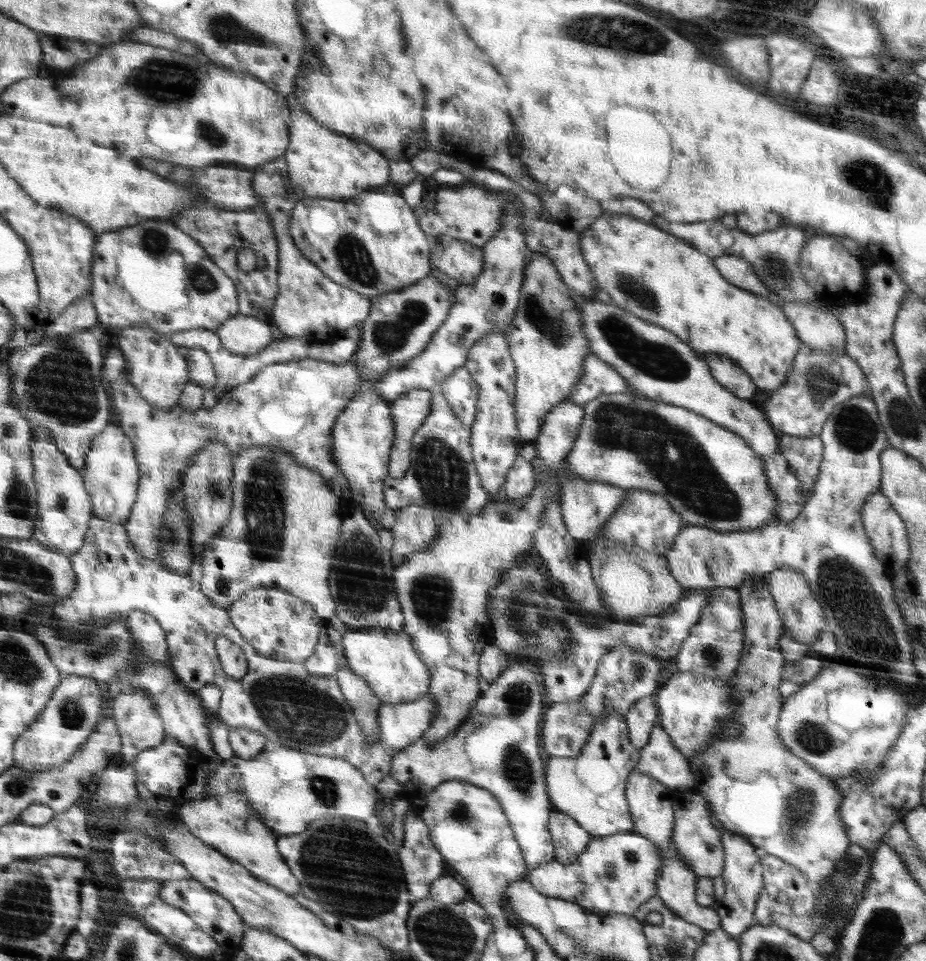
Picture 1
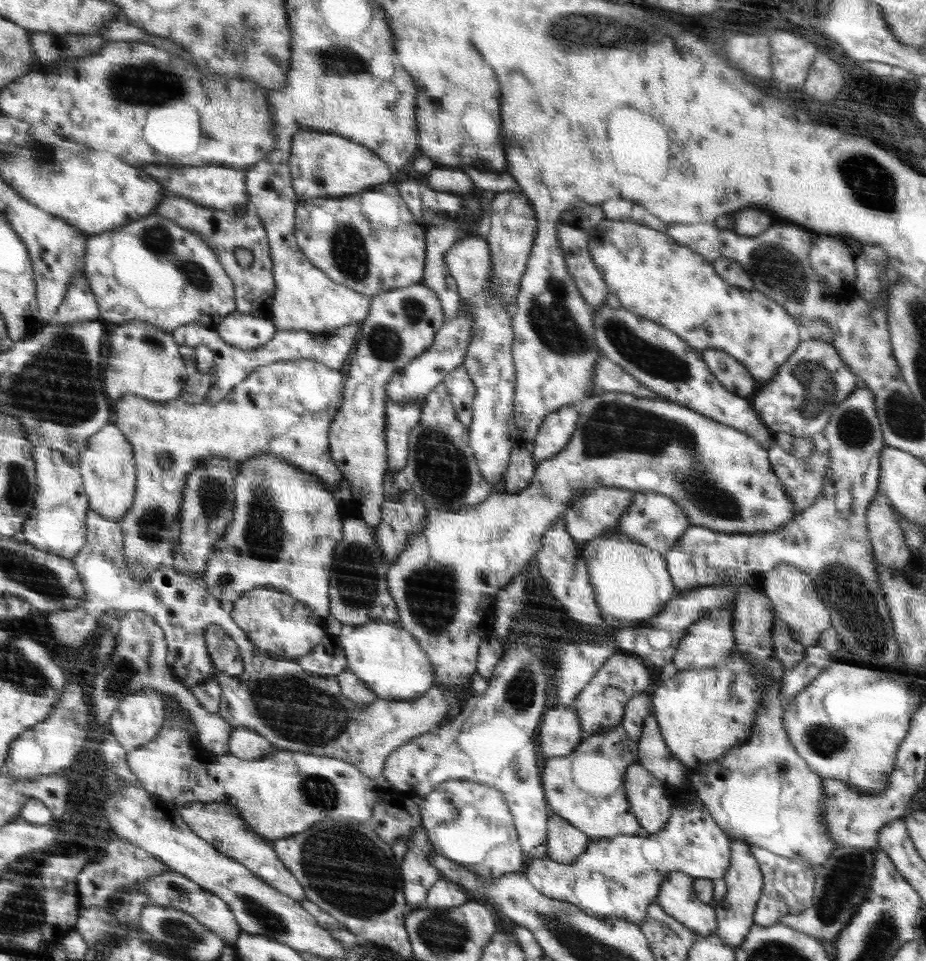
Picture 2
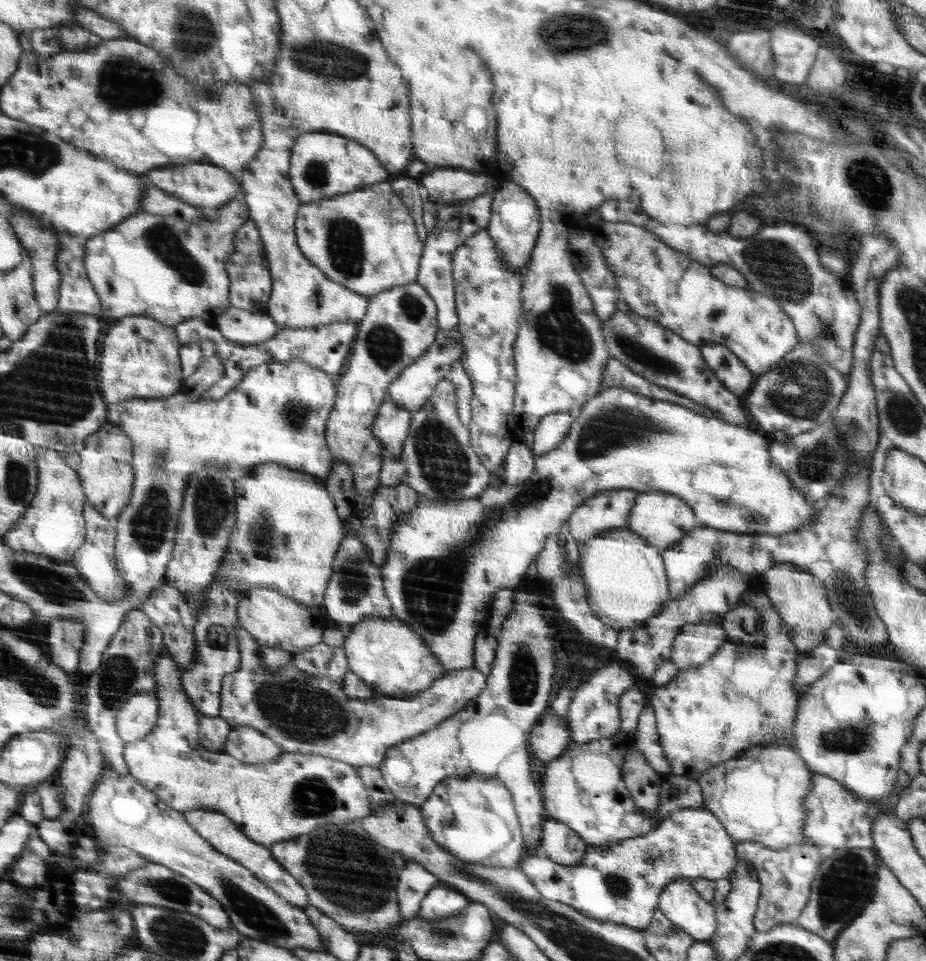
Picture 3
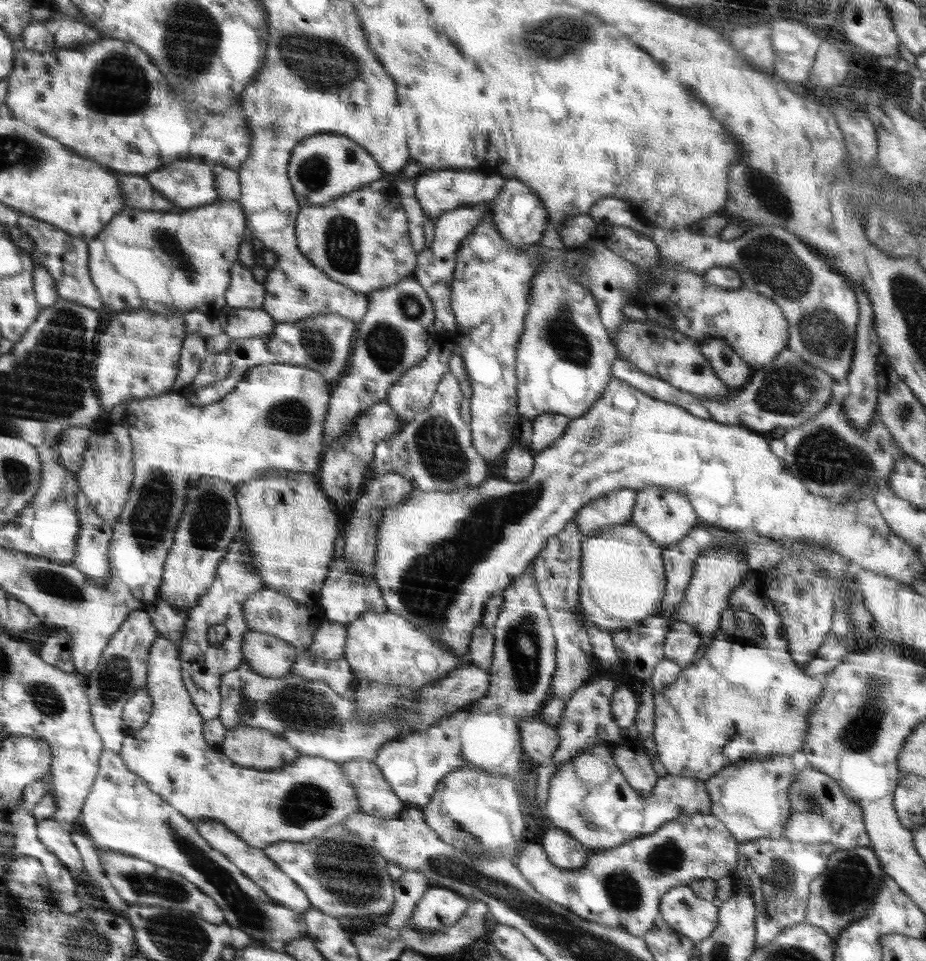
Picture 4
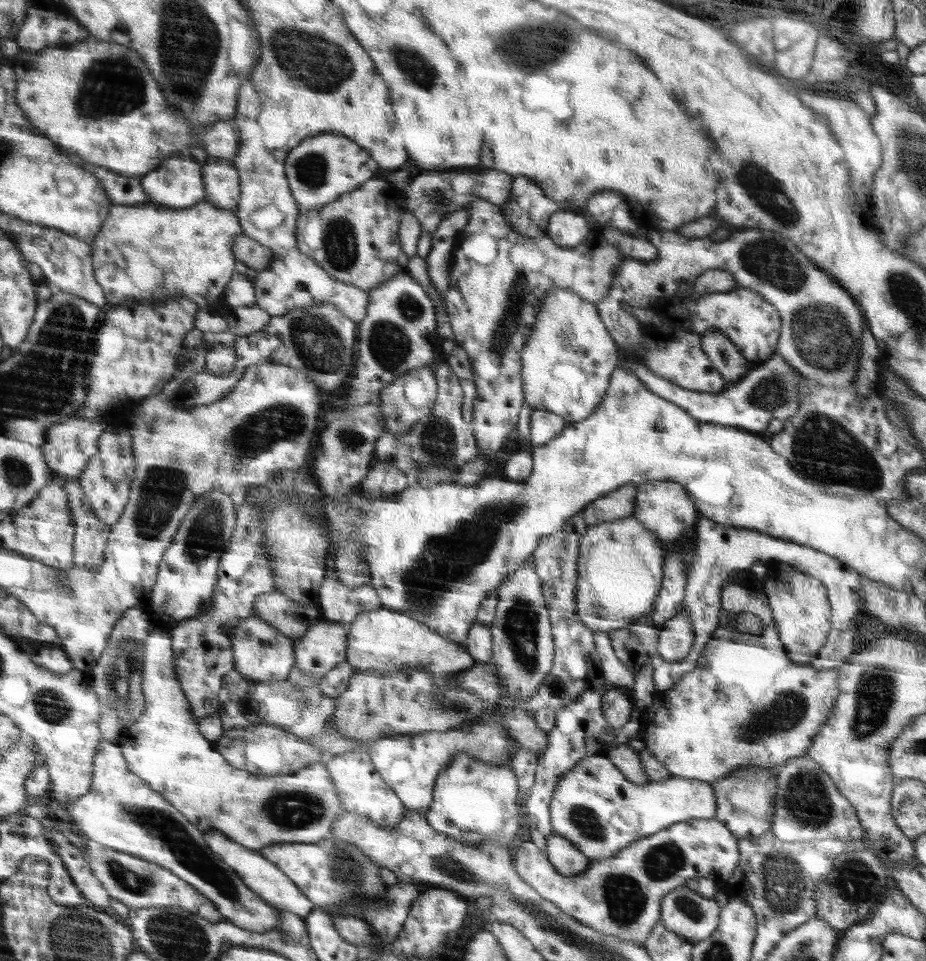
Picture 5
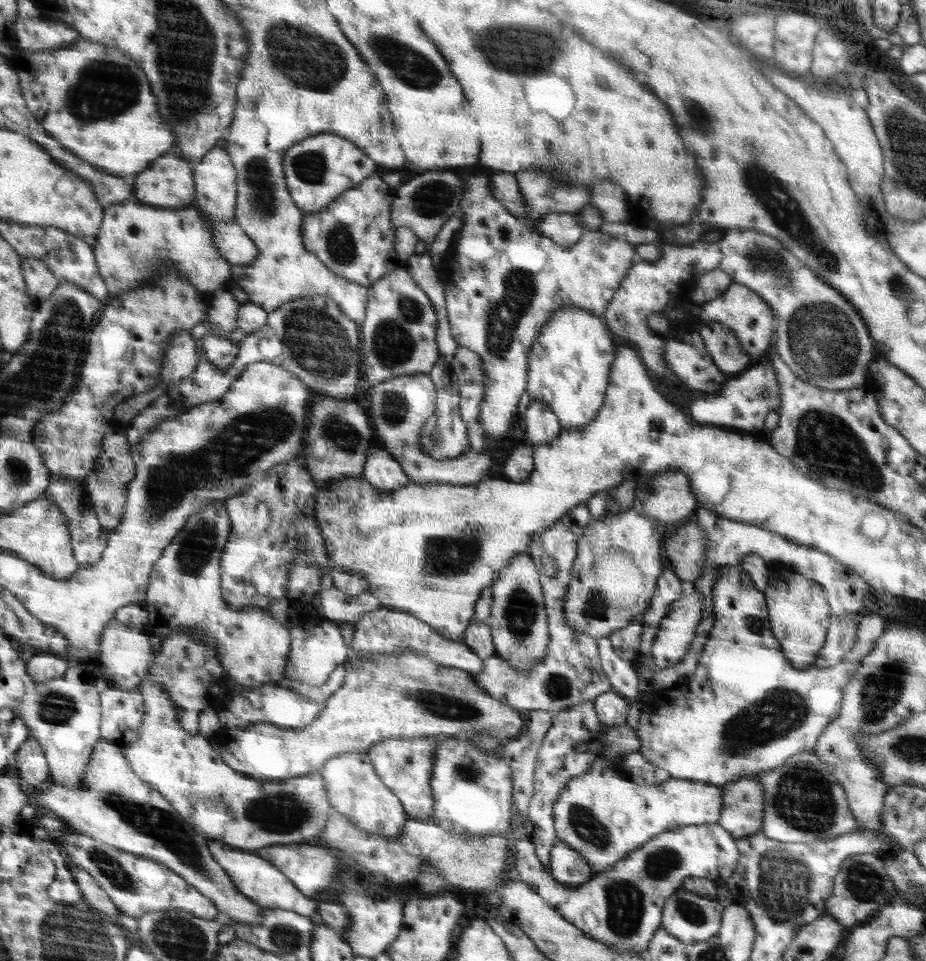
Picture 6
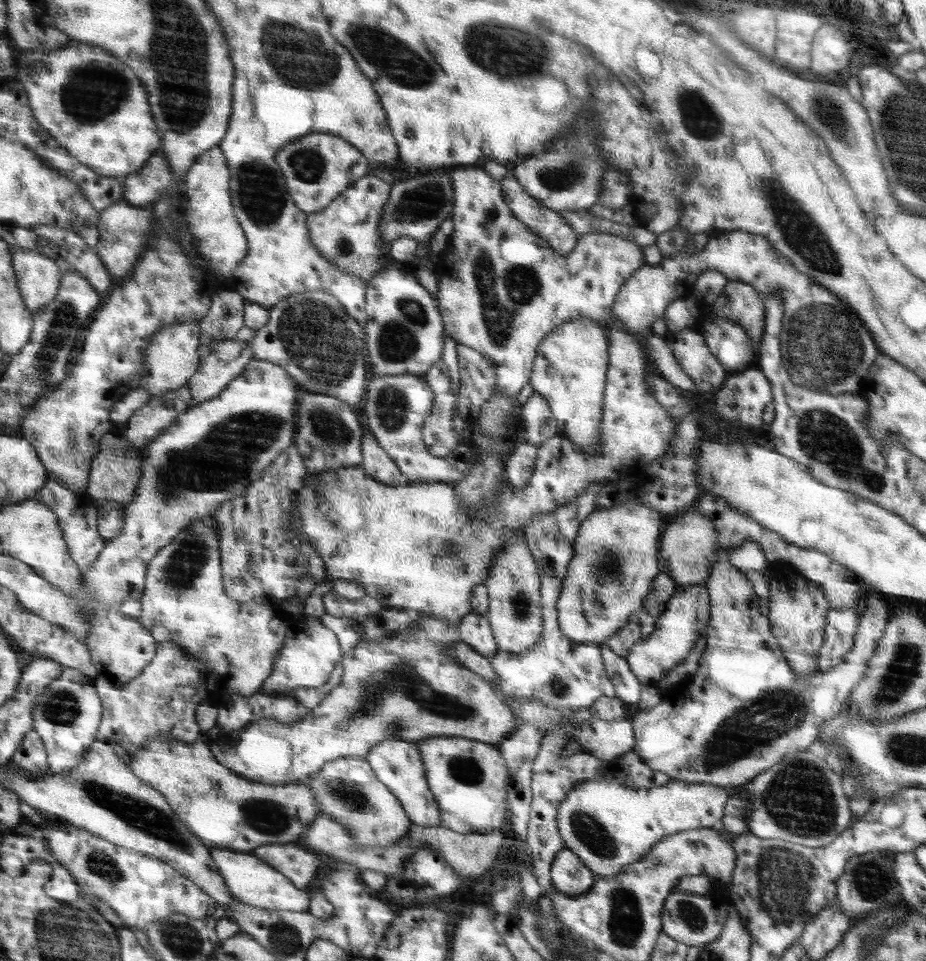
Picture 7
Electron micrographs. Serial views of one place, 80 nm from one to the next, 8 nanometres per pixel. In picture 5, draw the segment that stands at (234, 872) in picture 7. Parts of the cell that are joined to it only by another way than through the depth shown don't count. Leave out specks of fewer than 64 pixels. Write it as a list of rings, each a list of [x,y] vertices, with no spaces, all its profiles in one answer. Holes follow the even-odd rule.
[[[204,830],[203,837],[210,849],[222,858],[223,863],[228,864],[228,867],[232,867],[236,872],[235,874],[239,875],[239,878],[242,878],[243,882],[252,891],[255,891],[260,898],[264,899],[264,902],[270,903],[271,906],[275,906],[280,911],[288,911],[303,918],[317,908],[316,904],[295,885],[295,882],[292,882],[291,878],[288,878],[287,874],[280,871],[280,868],[276,867],[276,864],[270,862],[267,858],[262,858],[264,855],[261,852],[254,852],[254,850],[242,846],[234,839],[228,838],[220,830]]]

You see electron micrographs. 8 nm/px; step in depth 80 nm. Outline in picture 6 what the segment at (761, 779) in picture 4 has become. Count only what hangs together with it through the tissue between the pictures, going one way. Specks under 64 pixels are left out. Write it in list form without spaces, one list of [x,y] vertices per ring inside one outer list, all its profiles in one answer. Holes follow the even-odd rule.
[[[745,776],[720,786],[720,790],[723,790],[723,808],[717,823],[736,840],[761,832],[764,796],[756,778]]]

